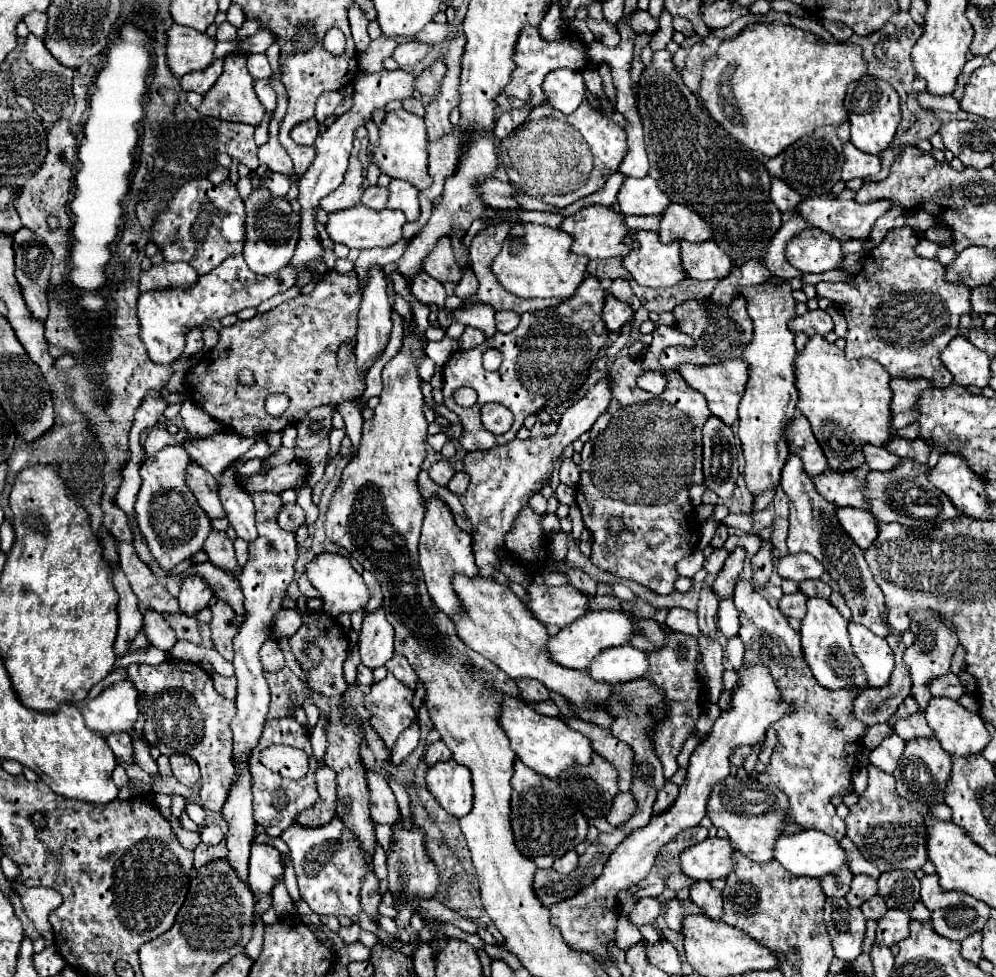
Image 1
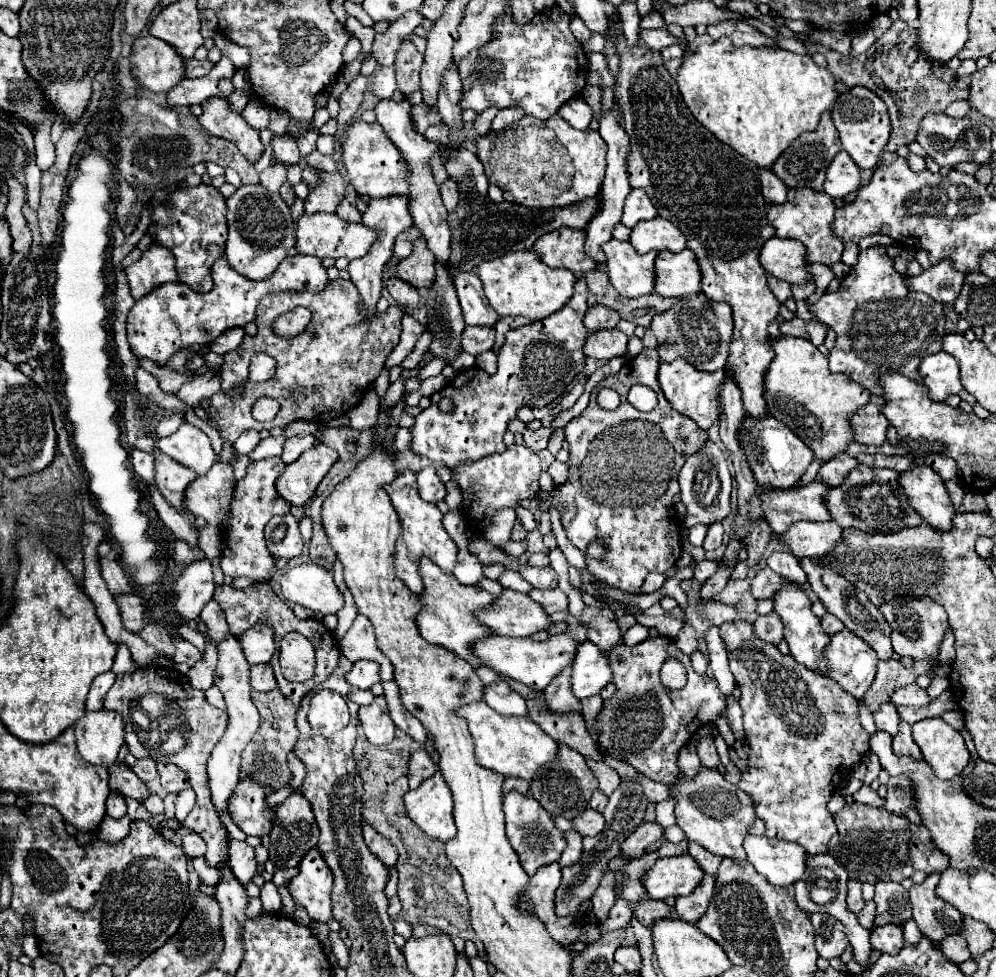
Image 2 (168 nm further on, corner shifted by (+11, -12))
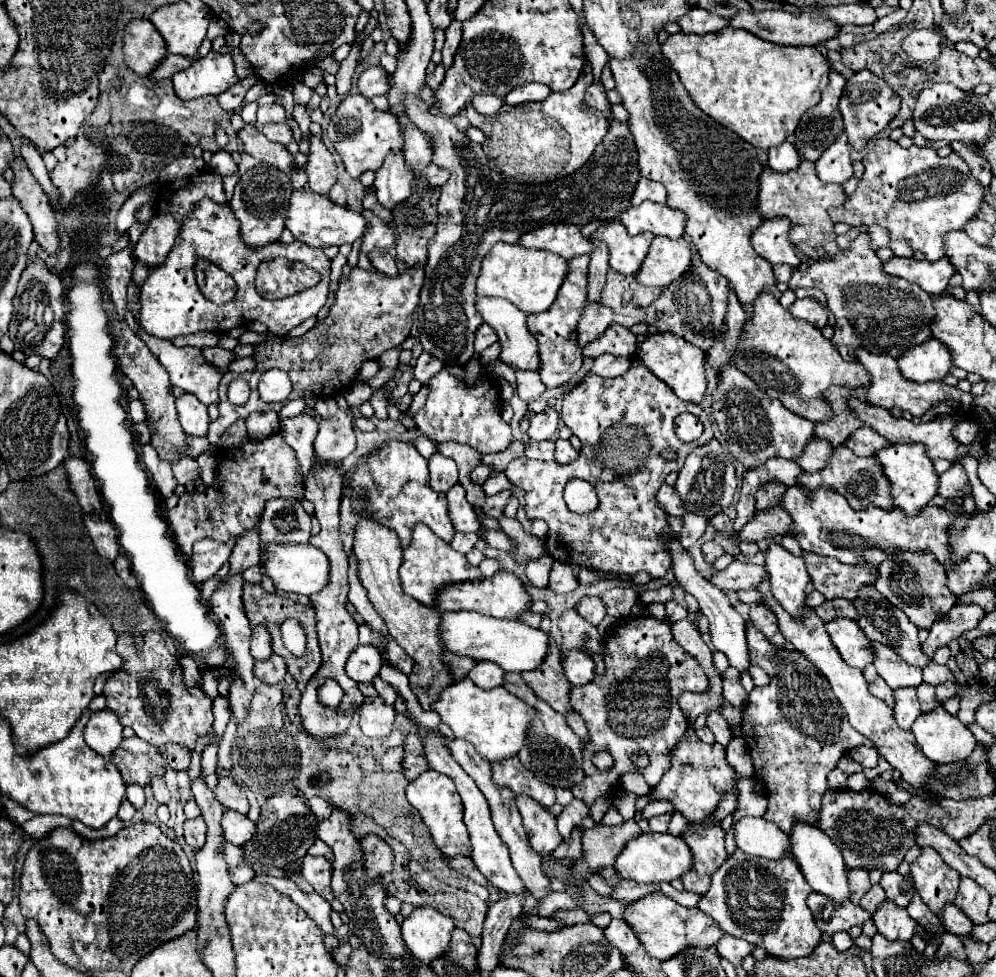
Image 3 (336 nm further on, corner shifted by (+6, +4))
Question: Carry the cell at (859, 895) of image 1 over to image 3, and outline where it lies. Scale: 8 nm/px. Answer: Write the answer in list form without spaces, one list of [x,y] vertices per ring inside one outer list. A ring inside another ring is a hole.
[[[852,868],[850,870],[850,902],[852,904],[860,904],[862,896],[870,890],[870,878],[868,878],[868,870],[866,868]]]

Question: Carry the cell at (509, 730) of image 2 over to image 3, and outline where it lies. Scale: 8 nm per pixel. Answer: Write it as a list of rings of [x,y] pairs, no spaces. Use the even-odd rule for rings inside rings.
[[[462,678],[460,682],[448,686],[436,700],[434,710],[440,714],[442,722],[452,728],[456,738],[474,744],[478,754],[490,762],[516,756],[526,744],[530,722],[538,716],[534,708],[530,708],[518,696],[510,694],[506,688],[500,686],[494,690],[482,690],[470,678]]]

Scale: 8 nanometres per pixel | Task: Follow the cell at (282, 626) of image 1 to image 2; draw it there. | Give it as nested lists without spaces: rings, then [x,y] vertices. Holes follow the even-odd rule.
[[[257,624],[251,630],[243,632],[239,640],[249,664],[267,664],[275,652],[273,628],[265,624]]]

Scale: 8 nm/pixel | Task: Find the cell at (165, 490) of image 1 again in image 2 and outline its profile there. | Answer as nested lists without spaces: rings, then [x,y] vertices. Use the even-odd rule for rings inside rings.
[[[133,450],[133,452],[131,452],[131,464],[133,464],[133,472],[151,486],[151,484],[153,484],[153,478],[155,478],[153,454],[141,452],[141,450]]]

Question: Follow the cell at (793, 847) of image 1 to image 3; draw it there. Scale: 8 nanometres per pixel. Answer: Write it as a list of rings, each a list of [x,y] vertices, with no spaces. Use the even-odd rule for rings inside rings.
[[[740,818],[734,824],[736,846],[750,856],[780,860],[790,854],[790,836],[764,818]]]

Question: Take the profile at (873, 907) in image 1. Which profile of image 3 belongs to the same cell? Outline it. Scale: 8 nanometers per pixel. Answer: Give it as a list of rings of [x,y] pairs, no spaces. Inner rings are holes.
[[[874,884],[874,886],[866,892],[866,896],[860,900],[860,906],[872,914],[884,900],[886,900],[886,896],[884,896],[884,892],[882,892],[882,886],[880,886],[880,884]]]

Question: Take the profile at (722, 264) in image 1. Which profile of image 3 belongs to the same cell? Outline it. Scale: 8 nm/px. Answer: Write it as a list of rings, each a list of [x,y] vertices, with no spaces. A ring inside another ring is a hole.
[[[656,236],[654,244],[650,246],[650,252],[642,264],[642,272],[638,272],[638,282],[646,286],[658,286],[666,288],[670,282],[674,282],[678,276],[686,274],[692,268],[692,248],[684,238],[670,240],[666,236]]]

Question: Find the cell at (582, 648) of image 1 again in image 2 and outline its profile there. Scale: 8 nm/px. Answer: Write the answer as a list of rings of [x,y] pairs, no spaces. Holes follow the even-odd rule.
[[[487,636],[477,640],[473,646],[475,656],[481,660],[481,664],[493,668],[499,676],[513,678],[515,682],[521,682],[533,690],[545,690],[551,678],[555,678],[569,662],[575,660],[577,642],[567,636],[551,636],[545,642],[535,642],[531,638],[507,638],[507,636]]]

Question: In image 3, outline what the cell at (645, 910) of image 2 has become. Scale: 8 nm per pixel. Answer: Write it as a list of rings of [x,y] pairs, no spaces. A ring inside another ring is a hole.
[[[620,880],[616,884],[616,890],[612,892],[612,898],[626,900],[626,902],[638,902],[646,894],[652,894],[652,892],[658,892],[658,890],[660,890],[658,884],[638,884],[634,880]]]

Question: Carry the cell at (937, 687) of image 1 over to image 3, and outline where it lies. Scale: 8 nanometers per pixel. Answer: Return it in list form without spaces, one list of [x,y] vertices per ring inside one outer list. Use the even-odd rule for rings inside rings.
[[[874,642],[872,646],[876,650],[874,666],[892,690],[918,688],[922,684],[922,668],[906,664],[892,648],[888,648],[884,644]]]

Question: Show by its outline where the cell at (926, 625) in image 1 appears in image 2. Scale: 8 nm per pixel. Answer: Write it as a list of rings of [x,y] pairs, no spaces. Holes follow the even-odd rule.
[[[897,596],[897,600],[891,600],[889,604],[881,604],[879,610],[885,616],[885,620],[889,622],[889,626],[893,628],[891,640],[893,640],[893,650],[897,654],[905,654],[913,660],[923,660],[923,658],[931,658],[931,656],[937,658],[941,640],[949,626],[947,614],[941,608],[941,604],[937,604],[935,600],[929,600],[929,598]]]

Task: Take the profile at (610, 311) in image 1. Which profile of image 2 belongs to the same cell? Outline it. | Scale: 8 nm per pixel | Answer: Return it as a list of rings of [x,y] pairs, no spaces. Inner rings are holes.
[[[619,330],[595,332],[587,338],[583,352],[595,360],[611,360],[615,356],[623,356],[627,352],[627,336]]]

